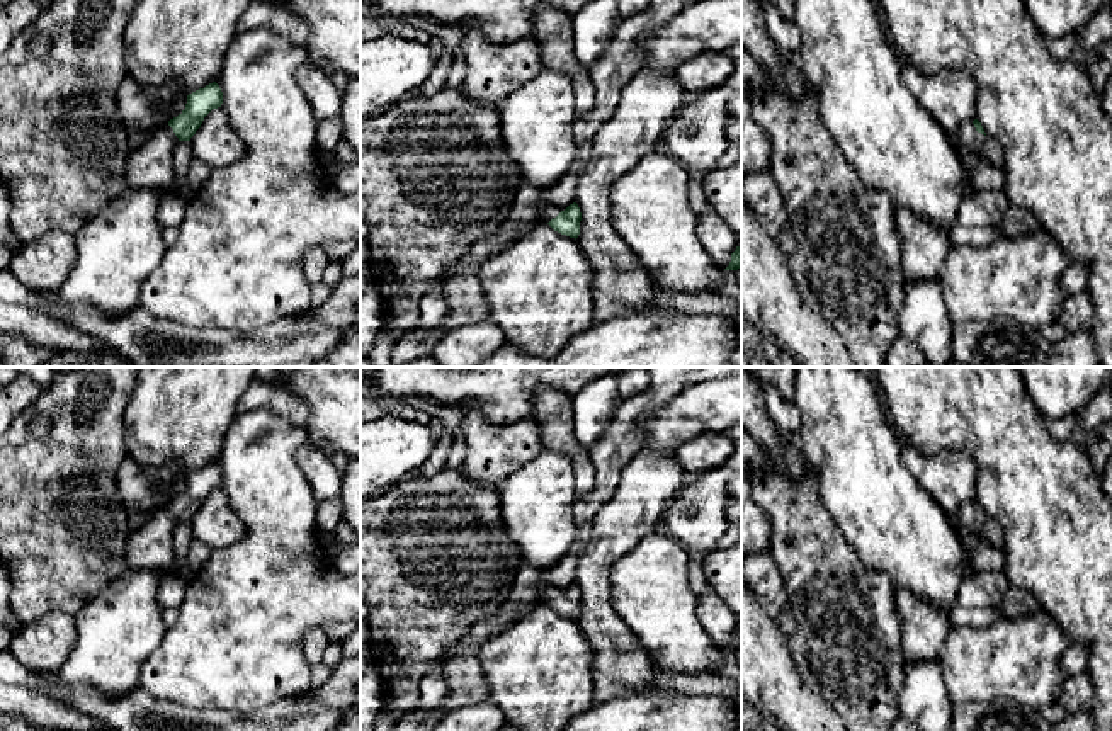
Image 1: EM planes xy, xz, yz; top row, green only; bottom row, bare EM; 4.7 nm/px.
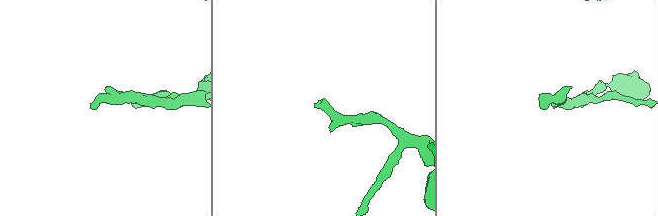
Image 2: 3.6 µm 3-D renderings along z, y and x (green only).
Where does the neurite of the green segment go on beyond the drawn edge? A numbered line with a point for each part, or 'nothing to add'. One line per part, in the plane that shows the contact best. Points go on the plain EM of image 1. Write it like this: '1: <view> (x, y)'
1: xy (150, 546)

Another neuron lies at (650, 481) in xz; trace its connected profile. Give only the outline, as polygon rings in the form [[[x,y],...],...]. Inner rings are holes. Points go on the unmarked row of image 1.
[[[639,447],[622,469],[612,498],[604,503],[592,520],[592,536],[578,559],[575,583],[582,593],[576,622],[593,649],[593,706],[644,692],[663,692],[667,697],[682,695],[655,685],[658,670],[653,660],[614,609],[610,571],[621,556],[651,534],[655,525],[663,520],[668,505],[684,488],[684,474],[685,471],[675,454]]]

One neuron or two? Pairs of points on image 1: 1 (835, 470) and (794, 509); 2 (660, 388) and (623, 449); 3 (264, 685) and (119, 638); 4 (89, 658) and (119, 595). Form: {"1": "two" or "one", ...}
{"1": "two", "2": "one", "3": "two", "4": "one"}

